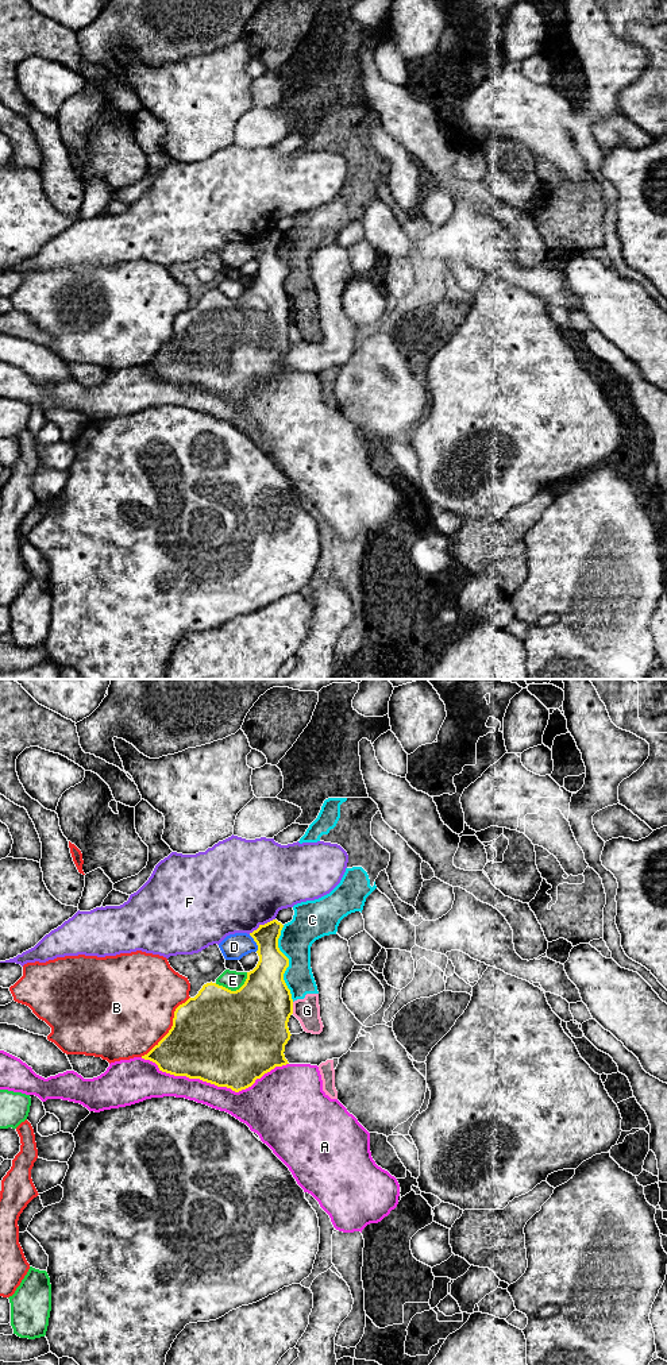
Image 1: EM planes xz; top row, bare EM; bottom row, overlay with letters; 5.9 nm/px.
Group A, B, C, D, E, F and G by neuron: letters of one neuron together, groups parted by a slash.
A / B / C G / D / E / F

